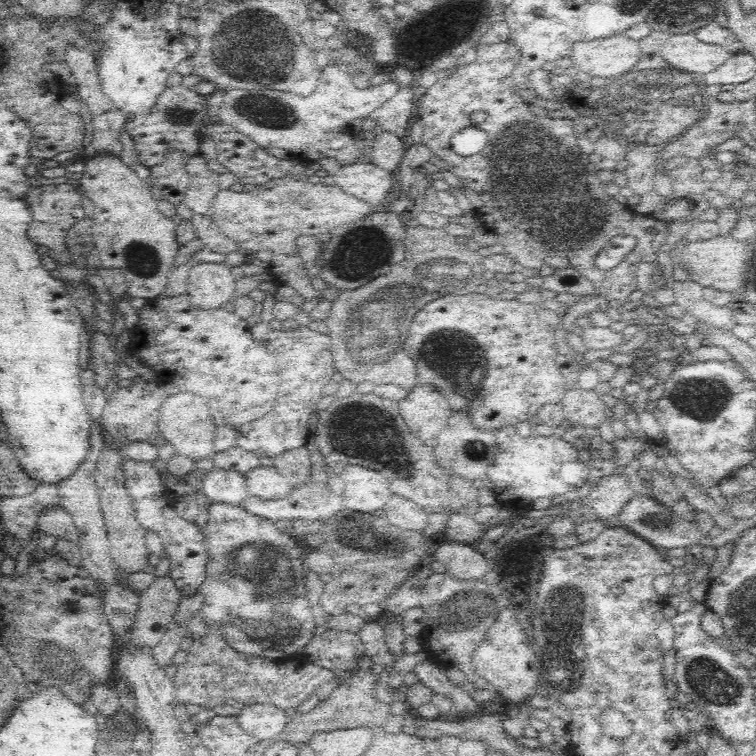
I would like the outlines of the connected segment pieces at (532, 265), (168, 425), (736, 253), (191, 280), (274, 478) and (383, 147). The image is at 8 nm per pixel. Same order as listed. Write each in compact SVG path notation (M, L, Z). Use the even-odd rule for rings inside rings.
M478 41L475 47L478 50L478 59L474 64L457 68L457 72L449 79L444 80L440 76L439 82L429 88L428 93L417 102L420 108L417 119L423 124L422 142L428 144L434 154L448 162L447 171L456 175L460 182L480 196L477 213L481 216L474 221L496 232L496 243L502 245L502 252L510 260L530 270L540 271L544 264L554 270L568 270L573 267L582 276L592 280L596 294L608 294L598 292L598 280L602 280L602 276L608 280L610 274L595 265L598 252L608 248L612 238L620 236L632 236L640 240L642 256L644 250L660 250L666 234L663 221L661 223L651 215L632 216L624 206L620 206L618 202L614 204L605 188L606 182L598 178L597 167L589 162L588 154L582 153L582 149L576 144L572 134L572 120L556 120L553 116L538 118L530 114L533 110L528 110L524 97L517 98L512 92L502 88L500 80L510 76L521 56L516 45L508 41L491 44ZM479 112L486 116L482 122L474 122L472 116ZM465 128L483 130L488 135L489 142L482 152L466 158L458 156L451 147L451 138Z
M181 390L178 394L168 396L160 408L158 422L162 436L172 446L174 453L181 454L194 463L212 458L217 453L214 438L218 424L210 416L203 398L196 394Z
M696 220L693 227L687 232L687 245L682 252L682 262L692 280L702 284L704 288L714 288L714 290L724 290L724 292L734 292L740 286L744 286L744 254L746 254L746 244L736 242L730 235L720 235L717 222Z
M210 261L197 263L187 278L190 303L198 308L211 309L232 300L235 278L230 267Z
M258 465L245 474L247 489L251 496L264 500L284 498L293 485L274 466Z
M389 132L383 135L374 135L370 148L371 163L388 175L392 176L400 170L405 150L402 141Z

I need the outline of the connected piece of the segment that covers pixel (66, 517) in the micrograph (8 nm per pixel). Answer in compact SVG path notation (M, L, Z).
M61 504L46 505L38 514L37 529L46 535L59 537L70 542L79 542L80 533L74 525L71 515Z

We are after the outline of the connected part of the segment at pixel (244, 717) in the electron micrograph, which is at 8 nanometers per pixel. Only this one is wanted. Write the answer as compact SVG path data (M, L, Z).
M268 704L246 706L242 714L238 714L238 721L244 731L260 740L270 742L286 730L291 719L285 711Z

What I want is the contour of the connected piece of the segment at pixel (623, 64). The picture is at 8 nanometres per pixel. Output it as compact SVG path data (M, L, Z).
M625 33L594 42L579 41L572 47L572 60L580 72L598 76L601 82L610 82L632 73L645 56L639 43Z

